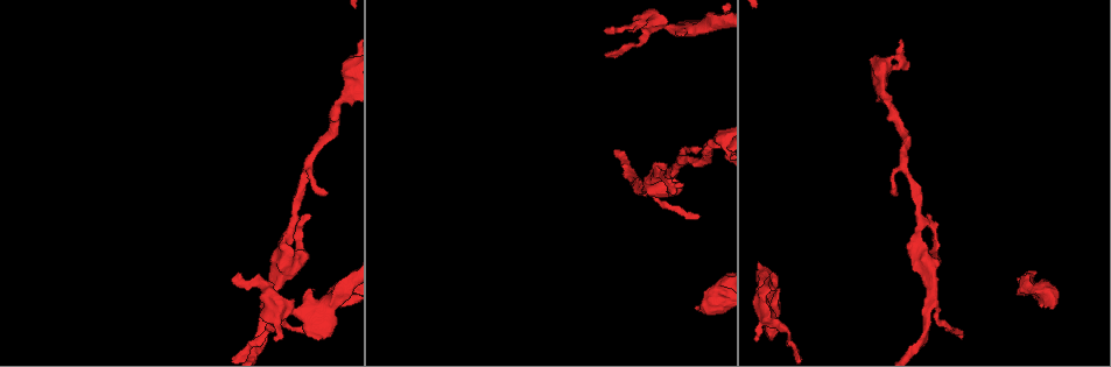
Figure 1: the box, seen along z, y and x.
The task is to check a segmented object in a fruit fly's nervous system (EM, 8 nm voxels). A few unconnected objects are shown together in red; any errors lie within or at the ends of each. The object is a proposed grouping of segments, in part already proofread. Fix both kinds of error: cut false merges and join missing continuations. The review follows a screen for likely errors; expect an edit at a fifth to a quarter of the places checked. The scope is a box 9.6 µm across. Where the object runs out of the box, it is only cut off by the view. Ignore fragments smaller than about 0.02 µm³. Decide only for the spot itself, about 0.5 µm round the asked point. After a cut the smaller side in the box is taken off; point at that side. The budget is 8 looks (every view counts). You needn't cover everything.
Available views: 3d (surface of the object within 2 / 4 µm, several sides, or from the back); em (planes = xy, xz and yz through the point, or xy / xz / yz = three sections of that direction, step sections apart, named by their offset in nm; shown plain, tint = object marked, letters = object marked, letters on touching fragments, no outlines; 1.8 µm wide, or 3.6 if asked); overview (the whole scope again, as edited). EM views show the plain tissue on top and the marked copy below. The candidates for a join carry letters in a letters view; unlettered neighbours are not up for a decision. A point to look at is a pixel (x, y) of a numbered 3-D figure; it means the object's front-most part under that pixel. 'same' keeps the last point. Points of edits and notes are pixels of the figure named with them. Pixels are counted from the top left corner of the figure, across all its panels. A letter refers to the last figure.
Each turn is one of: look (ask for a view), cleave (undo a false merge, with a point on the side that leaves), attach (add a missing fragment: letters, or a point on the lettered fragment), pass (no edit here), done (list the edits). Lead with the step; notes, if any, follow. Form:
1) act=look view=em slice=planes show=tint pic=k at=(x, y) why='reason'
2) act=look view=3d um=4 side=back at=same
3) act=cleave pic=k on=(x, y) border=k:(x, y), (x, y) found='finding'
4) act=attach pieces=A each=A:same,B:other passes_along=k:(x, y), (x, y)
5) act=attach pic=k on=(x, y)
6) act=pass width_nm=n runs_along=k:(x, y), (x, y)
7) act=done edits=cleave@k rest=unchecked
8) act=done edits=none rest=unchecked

act=look view=em slice=planes show=letters pic=1 at=(936, 235) why='an open end'

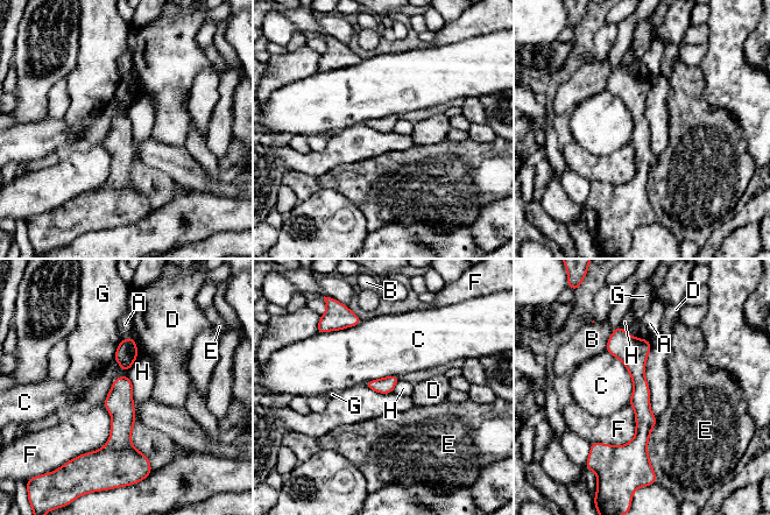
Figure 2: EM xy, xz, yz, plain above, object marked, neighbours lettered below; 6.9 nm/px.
act=pass each=A:other,B:other,C:other,D:other,E:other,F:other,G:other,H:other runs_along=2:(620, 330), (641, 387), (638, 459) found='none of them fits'

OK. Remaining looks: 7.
act=look view=3d um=4 pic=1 at=(962, 332) why='thin end'

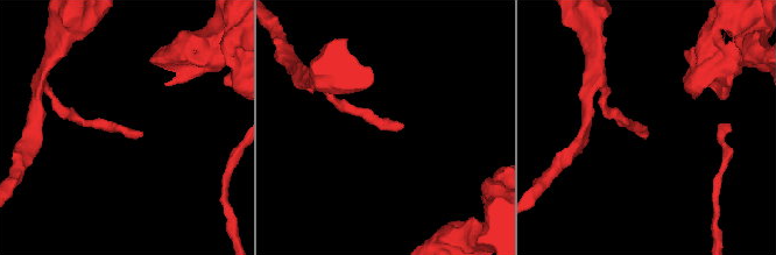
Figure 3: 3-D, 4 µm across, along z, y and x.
act=look view=em slice=xy step=8 show=tint pic=3 at=(640, 130) why='need the tissue'

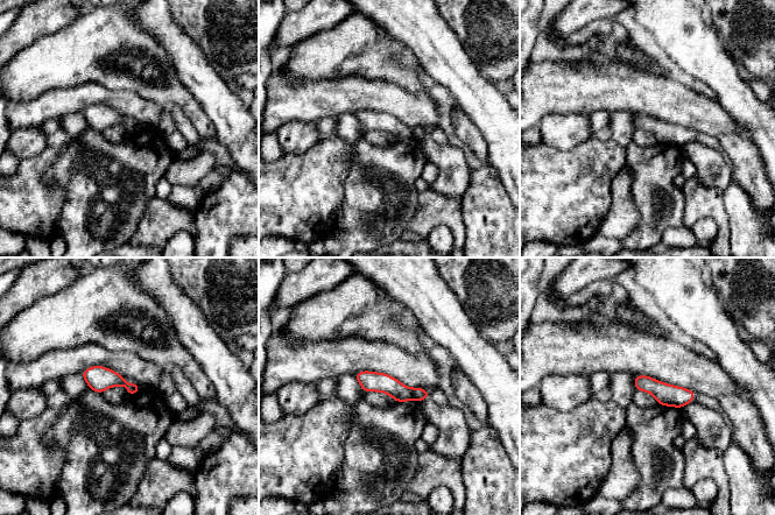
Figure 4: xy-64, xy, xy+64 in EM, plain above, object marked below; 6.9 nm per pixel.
act=look view=em slice=xy step=8 show=letters at=same why='see the neighbours'

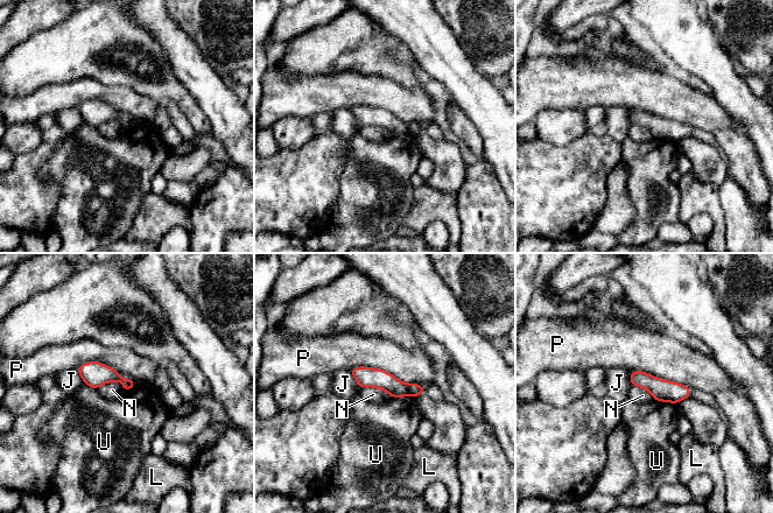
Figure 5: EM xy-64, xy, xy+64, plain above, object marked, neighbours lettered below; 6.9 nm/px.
act=pass each=J:other,L:other,N:other,P:other,U:other runs_along=5:(353, 371), (398, 389), (421, 389) found='no lettered fragment goes on from it'

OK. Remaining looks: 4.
act=look view=3d um=4 pic=1 at=(235, 281) why='branch stops here'

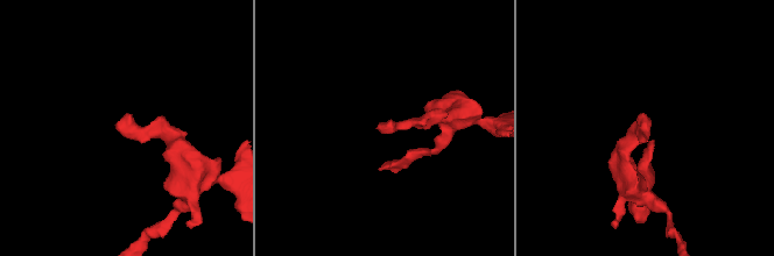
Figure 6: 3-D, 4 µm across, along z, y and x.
act=look view=em um=3.6 slice=xz step=16 show=letters pic=6 at=(117, 128) why='now the EM'

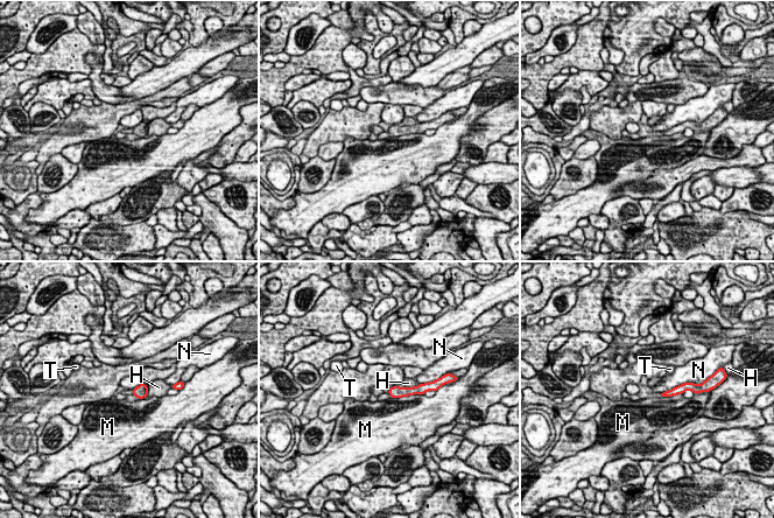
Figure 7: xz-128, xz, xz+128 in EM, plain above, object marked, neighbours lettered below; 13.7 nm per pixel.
act=pass each=H:other,M:other,N:other,T:other runs_along=7:(422, 386), (419, 390), (392, 392) found='no lettered fragment goes on from it'

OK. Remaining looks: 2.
act=done edits=none rest=unchecked

